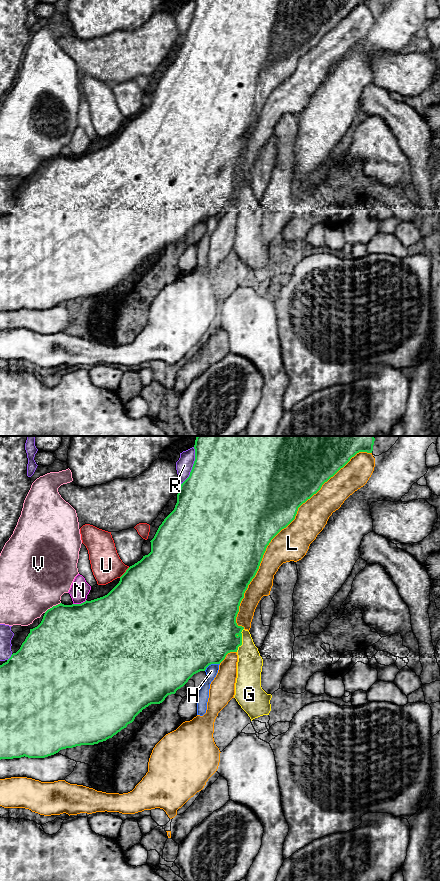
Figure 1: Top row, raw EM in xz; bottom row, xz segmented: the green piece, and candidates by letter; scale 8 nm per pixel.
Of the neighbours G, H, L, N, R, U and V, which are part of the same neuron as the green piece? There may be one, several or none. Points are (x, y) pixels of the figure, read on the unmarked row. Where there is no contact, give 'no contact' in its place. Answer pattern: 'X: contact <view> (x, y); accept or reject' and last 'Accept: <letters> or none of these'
G: contact xz (241, 192); accept
H: contact xz (211, 215); reject
L: contact xz (281, 81); reject
N: contact xz (79, 156); reject
R: contact xz (193, 18); reject
U: contact xz (125, 124); reject
V: contact xz (53, 158); reject
Accept: G

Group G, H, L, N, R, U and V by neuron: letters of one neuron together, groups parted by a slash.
G / H / L / N / R / U / V

